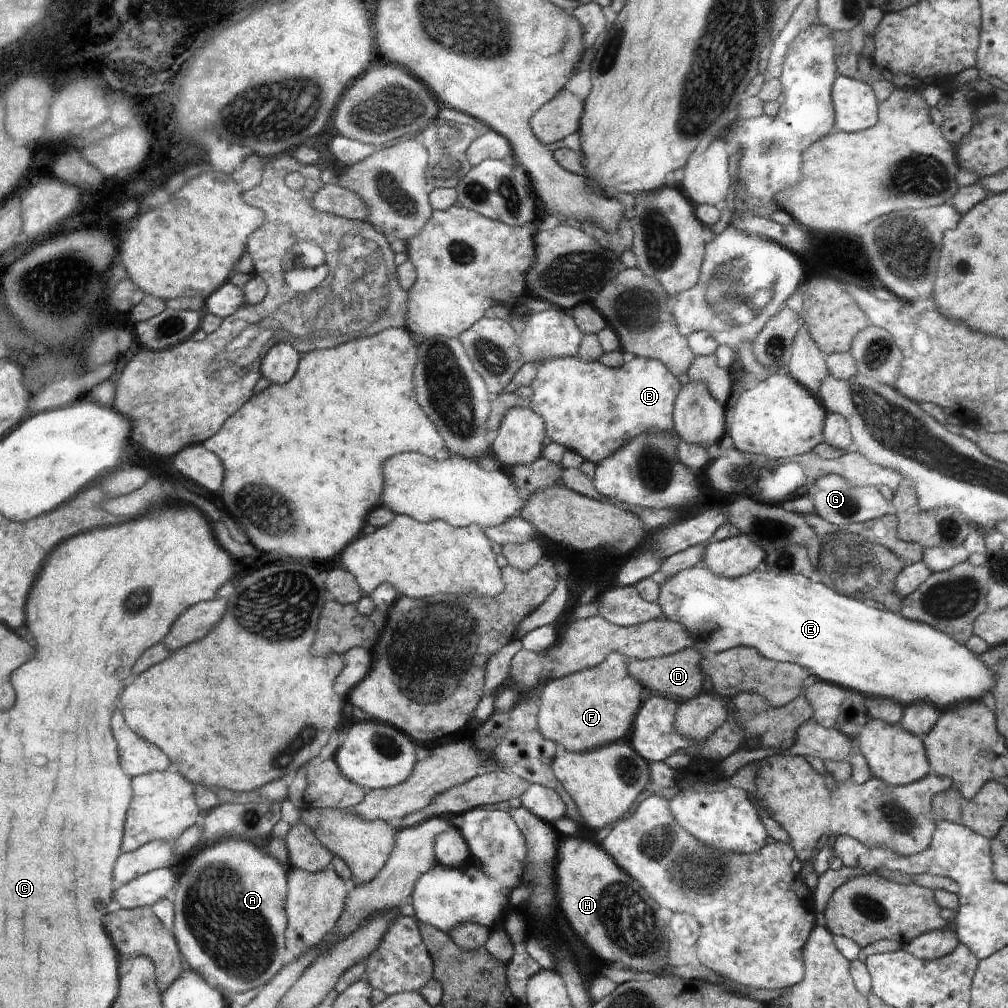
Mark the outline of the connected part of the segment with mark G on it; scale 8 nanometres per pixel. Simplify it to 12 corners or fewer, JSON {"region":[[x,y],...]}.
{"region":[[814,480],[814,513],[848,526],[895,514],[872,485]]}

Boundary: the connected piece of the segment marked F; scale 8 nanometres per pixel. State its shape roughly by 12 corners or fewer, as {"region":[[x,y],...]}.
{"region":[[628,658],[552,680],[539,731],[566,751],[624,738],[648,692]]}

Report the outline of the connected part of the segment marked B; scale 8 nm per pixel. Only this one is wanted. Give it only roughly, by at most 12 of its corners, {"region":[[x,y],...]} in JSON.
{"region":[[660,359],[536,361],[529,406],[594,464],[674,432]]}

